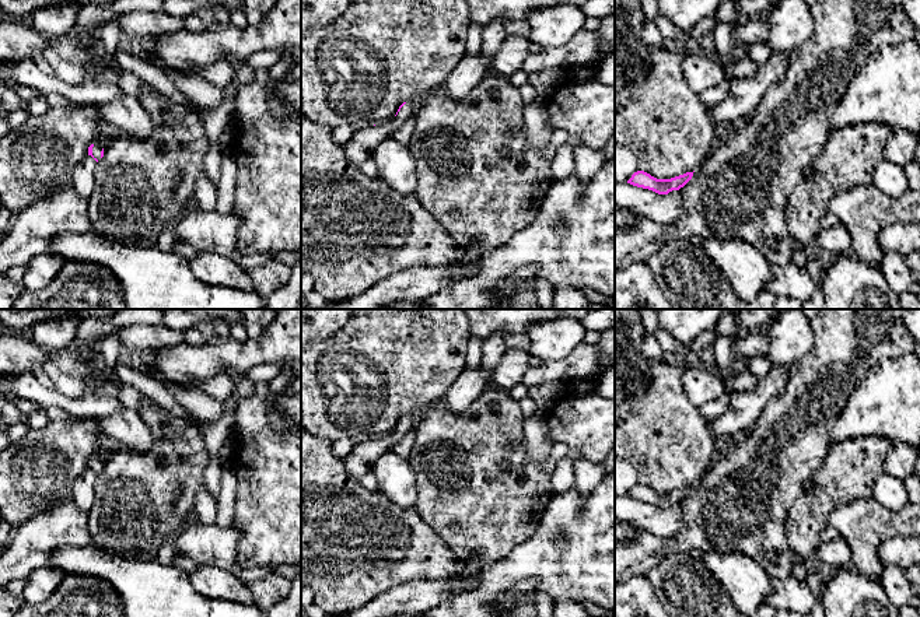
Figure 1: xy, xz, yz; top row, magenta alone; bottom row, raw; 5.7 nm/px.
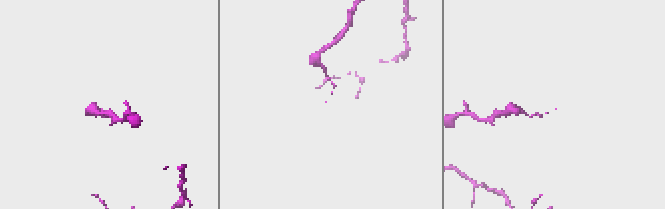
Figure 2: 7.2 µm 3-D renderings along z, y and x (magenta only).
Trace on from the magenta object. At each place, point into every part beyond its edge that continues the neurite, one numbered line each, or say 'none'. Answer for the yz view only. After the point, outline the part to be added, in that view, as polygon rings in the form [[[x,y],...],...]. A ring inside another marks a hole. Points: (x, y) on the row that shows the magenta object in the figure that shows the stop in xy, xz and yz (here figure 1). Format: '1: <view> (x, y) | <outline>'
none

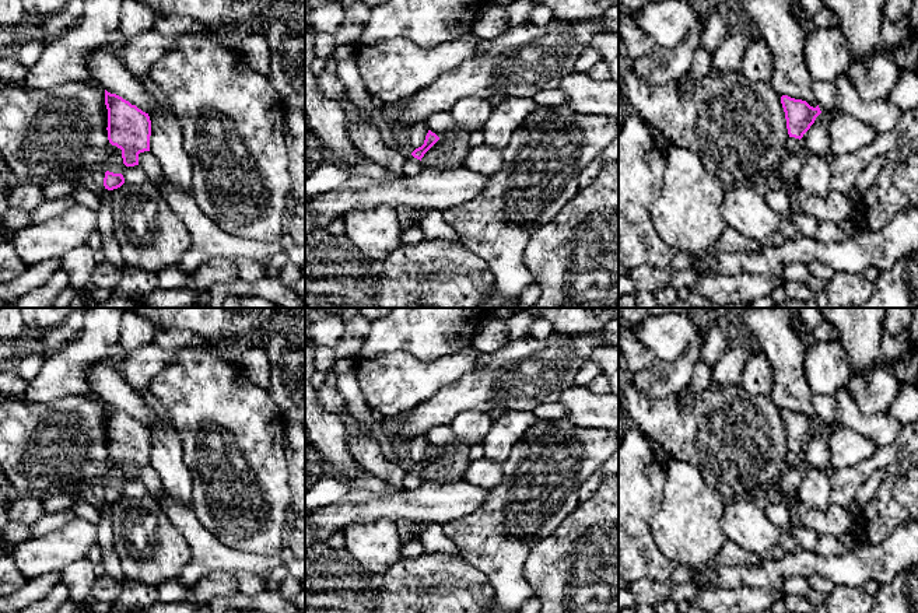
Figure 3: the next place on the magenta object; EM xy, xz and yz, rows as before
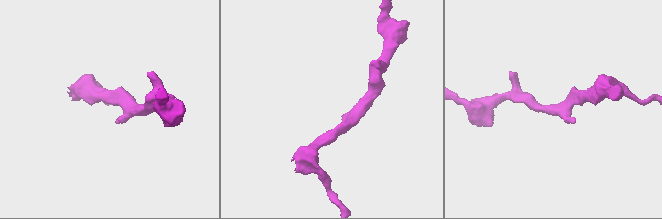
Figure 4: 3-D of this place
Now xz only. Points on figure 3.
1: xz (412, 165) | [[[410,155],[403,164],[403,175],[413,176],[421,172],[423,164],[420,160]]]

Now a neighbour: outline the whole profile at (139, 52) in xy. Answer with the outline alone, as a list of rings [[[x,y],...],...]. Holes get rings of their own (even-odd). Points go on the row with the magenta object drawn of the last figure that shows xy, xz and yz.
[[[154,29],[125,39],[115,53],[137,76],[148,74],[151,64],[176,45],[175,36],[165,36]]]

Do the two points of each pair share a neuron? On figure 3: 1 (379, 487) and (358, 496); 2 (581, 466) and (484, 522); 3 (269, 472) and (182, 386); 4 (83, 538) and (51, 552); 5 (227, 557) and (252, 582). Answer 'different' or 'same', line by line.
1: same
2: same
3: same
4: same
5: different

